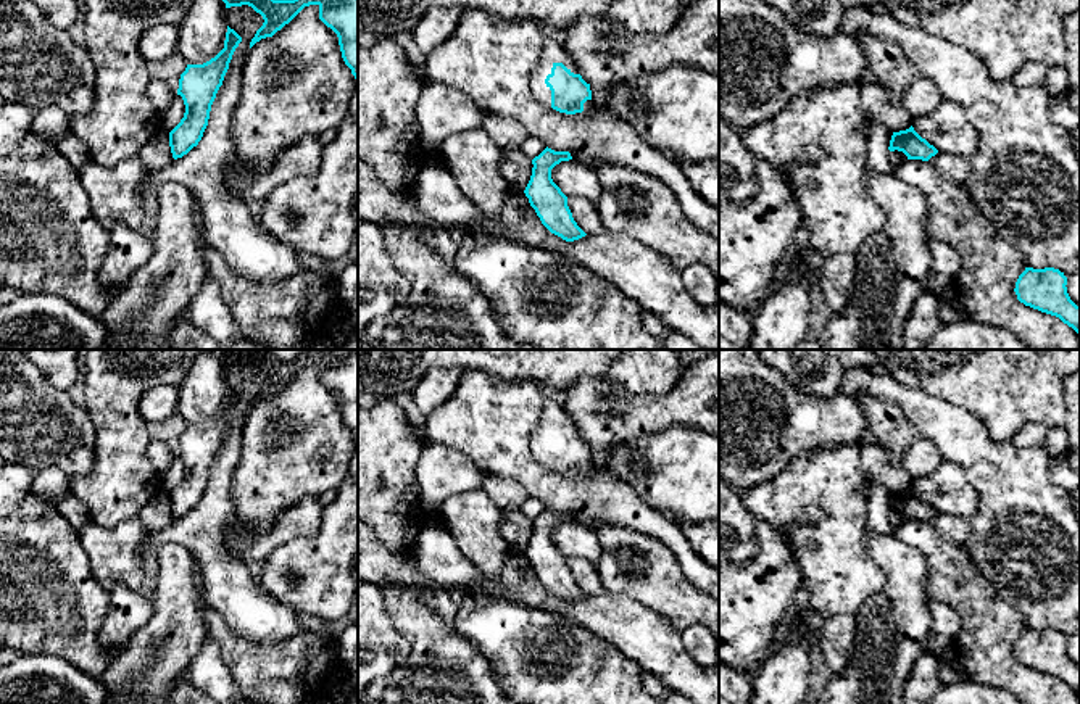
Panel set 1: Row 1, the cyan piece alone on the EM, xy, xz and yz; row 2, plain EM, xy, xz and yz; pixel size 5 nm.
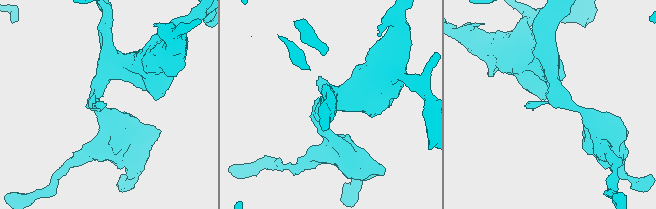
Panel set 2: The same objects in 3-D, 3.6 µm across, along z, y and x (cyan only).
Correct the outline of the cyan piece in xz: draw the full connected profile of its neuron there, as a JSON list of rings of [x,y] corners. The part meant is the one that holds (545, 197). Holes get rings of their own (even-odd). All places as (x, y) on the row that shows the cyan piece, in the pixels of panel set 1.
[[[545,148],[532,159],[532,176],[524,190],[530,206],[542,224],[566,242],[574,242],[587,234],[577,226],[567,206],[567,197],[551,179],[551,169],[561,161],[572,159],[569,151]]]

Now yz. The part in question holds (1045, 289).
[[[1025,267],[1016,282],[1016,295],[1020,303],[1041,313],[1059,317],[1080,333],[1080,306],[1067,293],[1067,277],[1054,267]]]

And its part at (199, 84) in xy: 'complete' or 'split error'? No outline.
complete

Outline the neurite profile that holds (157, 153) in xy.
[[[160,127],[137,158],[150,171],[169,164],[174,159],[169,147],[169,130]]]

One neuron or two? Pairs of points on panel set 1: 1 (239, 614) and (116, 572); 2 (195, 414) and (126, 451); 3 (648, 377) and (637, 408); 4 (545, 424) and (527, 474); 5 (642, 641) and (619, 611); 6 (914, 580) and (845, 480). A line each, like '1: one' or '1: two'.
1: one
2: two
3: two
4: two
5: one
6: two

